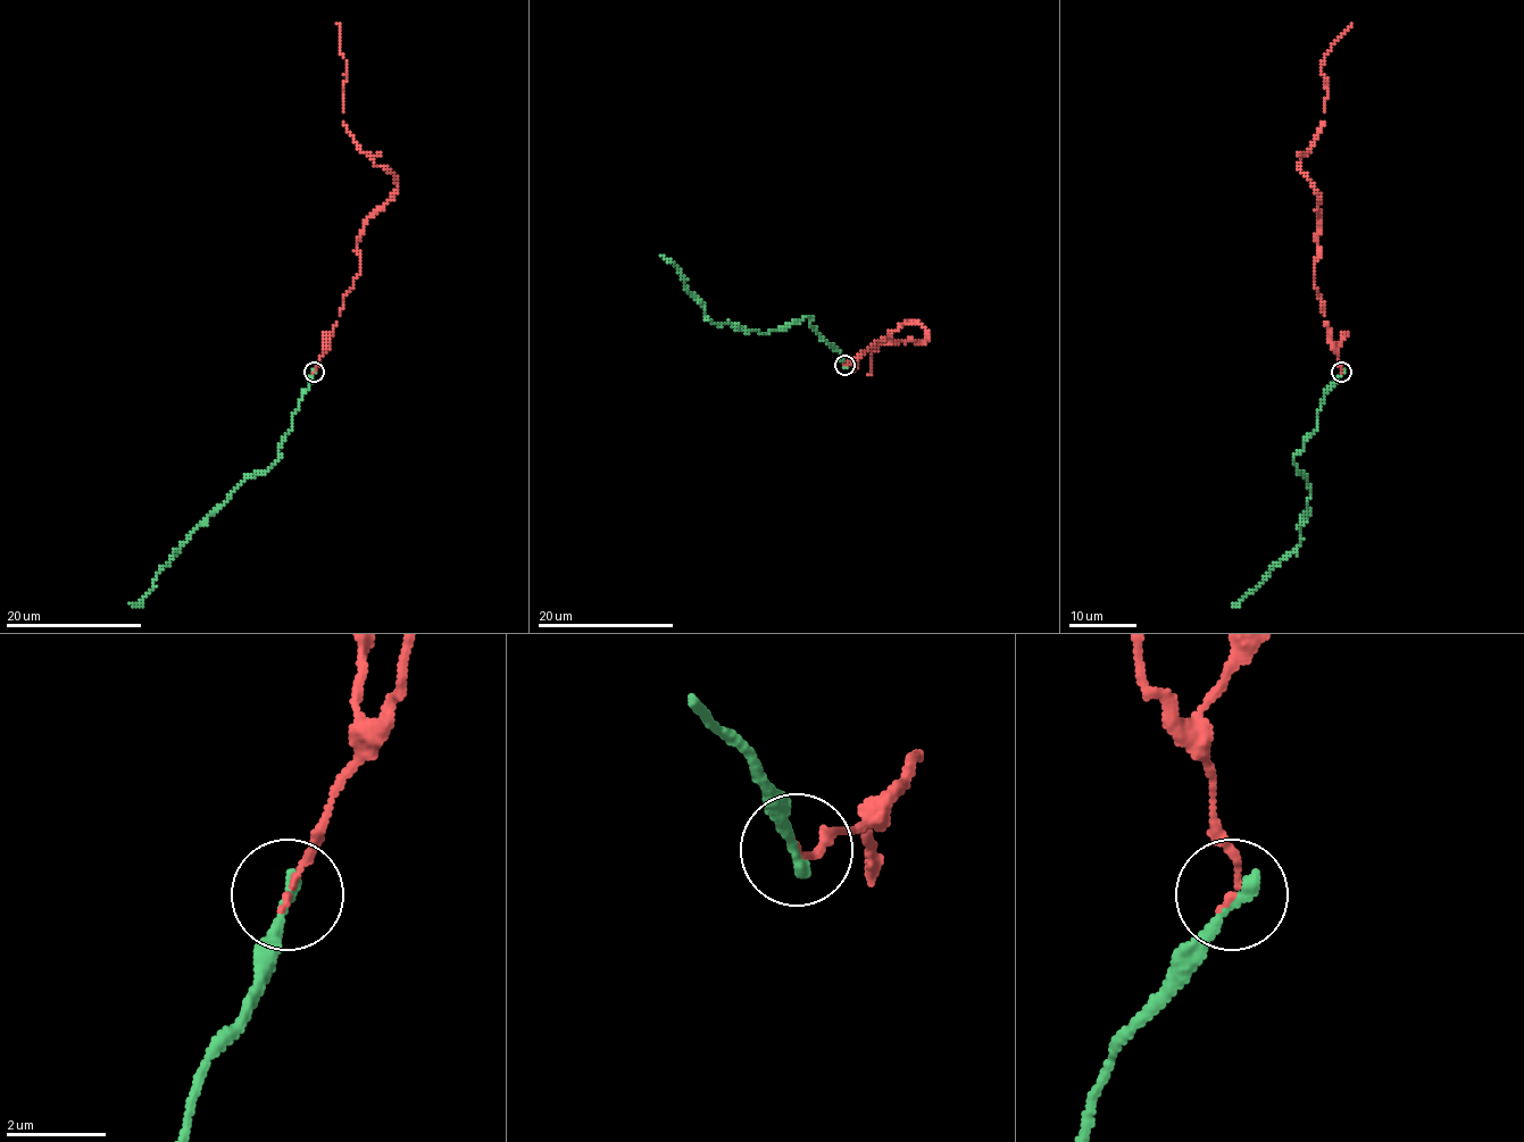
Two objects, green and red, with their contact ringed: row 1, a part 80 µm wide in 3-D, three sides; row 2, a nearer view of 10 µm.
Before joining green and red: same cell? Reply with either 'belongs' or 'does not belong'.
belongs

